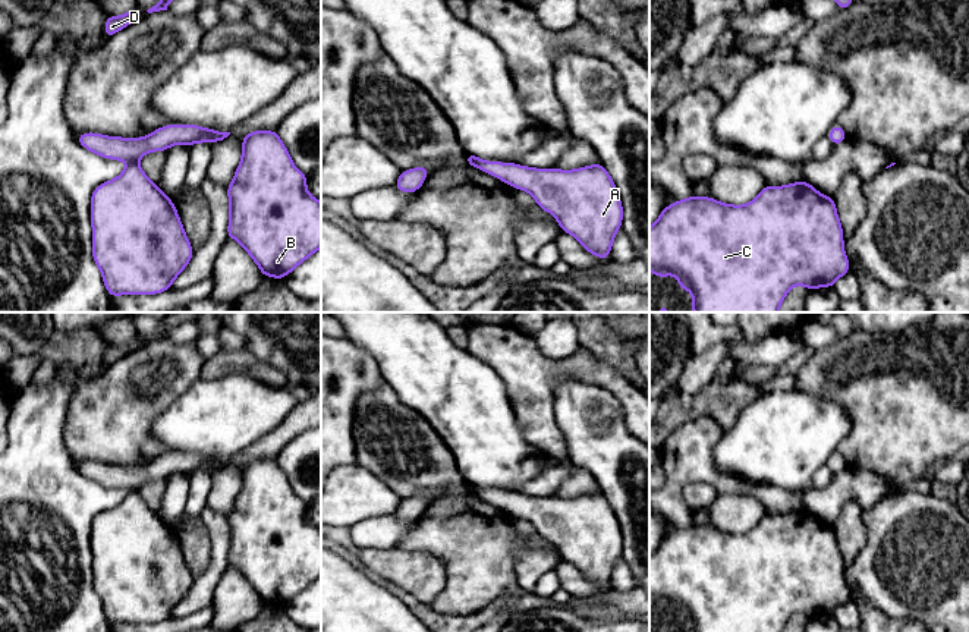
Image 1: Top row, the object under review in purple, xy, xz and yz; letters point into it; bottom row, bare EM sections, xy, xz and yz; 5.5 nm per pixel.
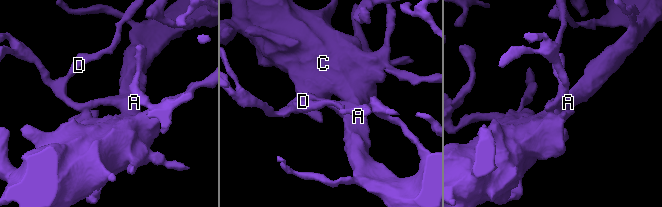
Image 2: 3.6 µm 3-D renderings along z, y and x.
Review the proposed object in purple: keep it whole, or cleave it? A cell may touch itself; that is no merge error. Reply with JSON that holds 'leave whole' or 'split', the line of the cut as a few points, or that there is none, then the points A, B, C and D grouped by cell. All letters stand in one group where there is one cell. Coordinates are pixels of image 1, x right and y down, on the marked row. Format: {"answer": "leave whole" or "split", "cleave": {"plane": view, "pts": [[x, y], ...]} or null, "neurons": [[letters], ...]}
{"answer": "leave whole", "cleave": null, "neurons": [["A", "B", "C", "D"]]}

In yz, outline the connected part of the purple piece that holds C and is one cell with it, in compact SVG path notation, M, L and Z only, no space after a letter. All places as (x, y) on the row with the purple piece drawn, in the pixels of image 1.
M805 180L784 186L765 185L758 196L745 205L690 195L667 205L649 227L649 271L660 279L674 274L679 292L688 289L692 293L693 312L778 312L793 286L802 284L809 290L833 287L850 271L843 240L834 199L819 194Z

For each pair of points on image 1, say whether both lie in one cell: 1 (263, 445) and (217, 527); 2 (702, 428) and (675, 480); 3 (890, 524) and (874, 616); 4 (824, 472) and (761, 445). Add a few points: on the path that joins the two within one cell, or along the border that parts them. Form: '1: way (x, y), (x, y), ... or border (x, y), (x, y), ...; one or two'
1: border (207, 505), (225, 516); two
2: way (694, 442), (680, 467); one
3: border (849, 587), (853, 587), (872, 606), (889, 616); two
4: border (826, 464), (814, 474), (809, 486); two

